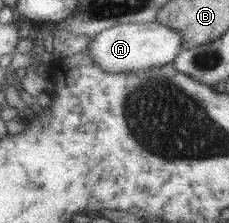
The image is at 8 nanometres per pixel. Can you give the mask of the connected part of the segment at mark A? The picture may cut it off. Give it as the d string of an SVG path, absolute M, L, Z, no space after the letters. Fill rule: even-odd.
M130 23L103 30L90 40L86 51L101 70L109 74L149 70L172 62L180 51L181 35L177 30L153 23Z

